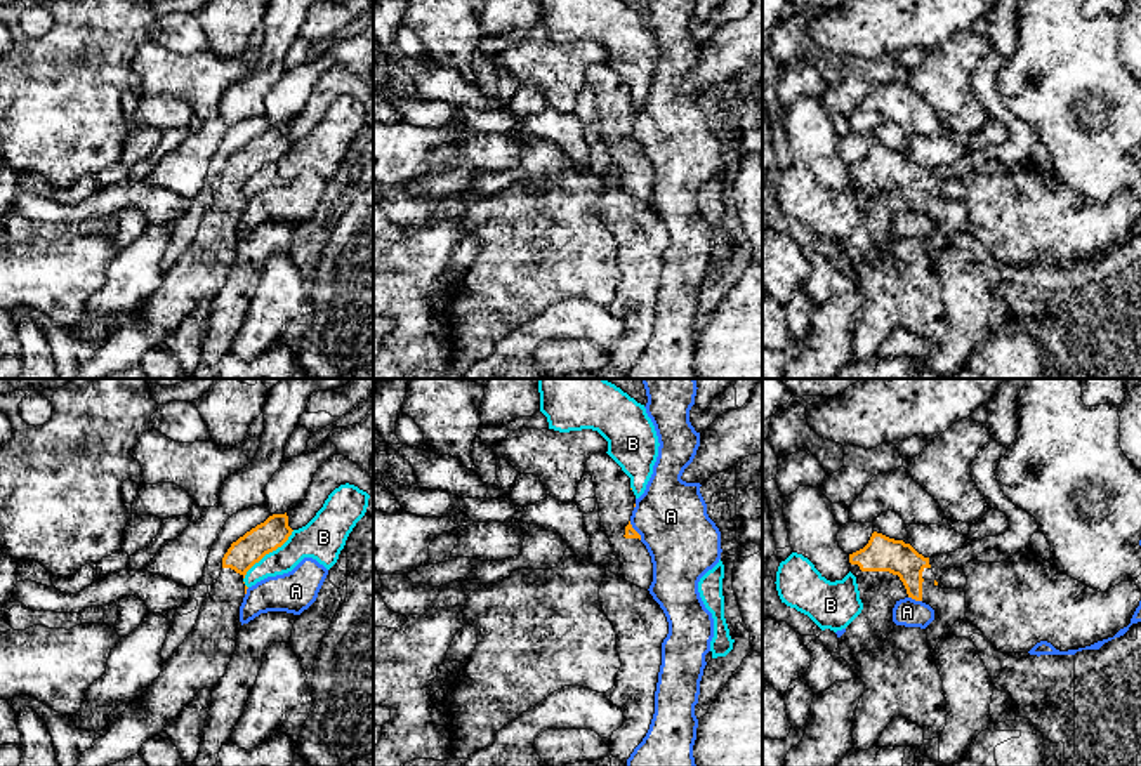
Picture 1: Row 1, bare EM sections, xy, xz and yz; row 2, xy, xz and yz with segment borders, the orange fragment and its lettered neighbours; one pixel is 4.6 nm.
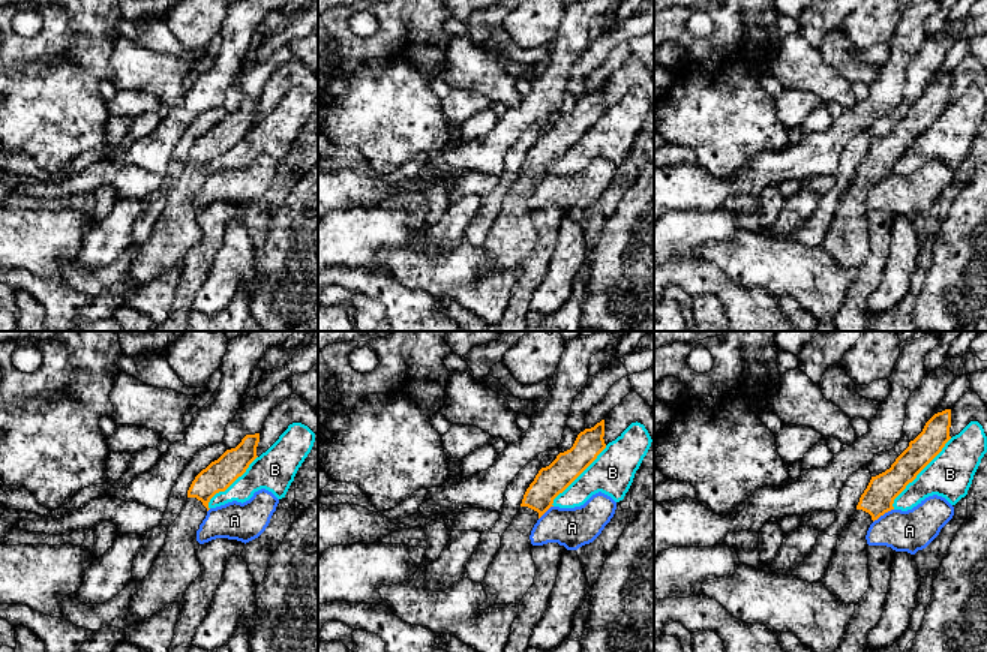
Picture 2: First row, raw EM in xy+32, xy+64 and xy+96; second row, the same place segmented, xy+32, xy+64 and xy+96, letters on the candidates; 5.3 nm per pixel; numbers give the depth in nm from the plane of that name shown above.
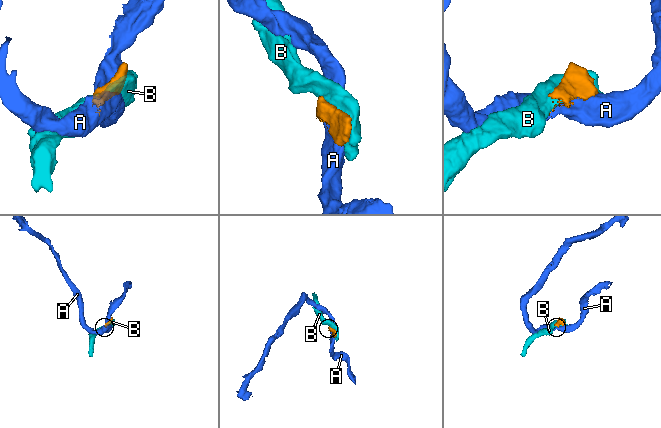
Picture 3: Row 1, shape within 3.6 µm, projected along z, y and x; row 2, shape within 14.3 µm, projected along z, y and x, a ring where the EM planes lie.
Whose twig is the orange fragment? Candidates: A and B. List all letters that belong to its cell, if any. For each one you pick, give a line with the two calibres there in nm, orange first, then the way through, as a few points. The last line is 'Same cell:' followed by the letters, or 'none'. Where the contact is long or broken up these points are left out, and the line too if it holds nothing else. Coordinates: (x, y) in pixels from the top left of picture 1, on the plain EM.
Same cell: none

